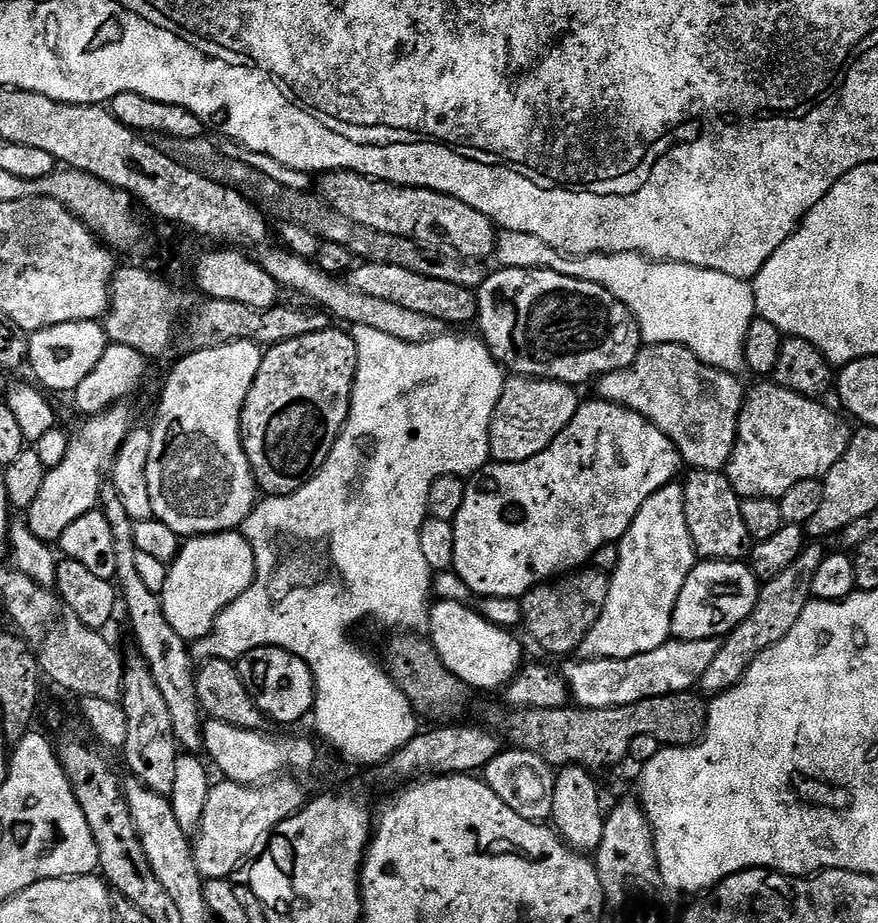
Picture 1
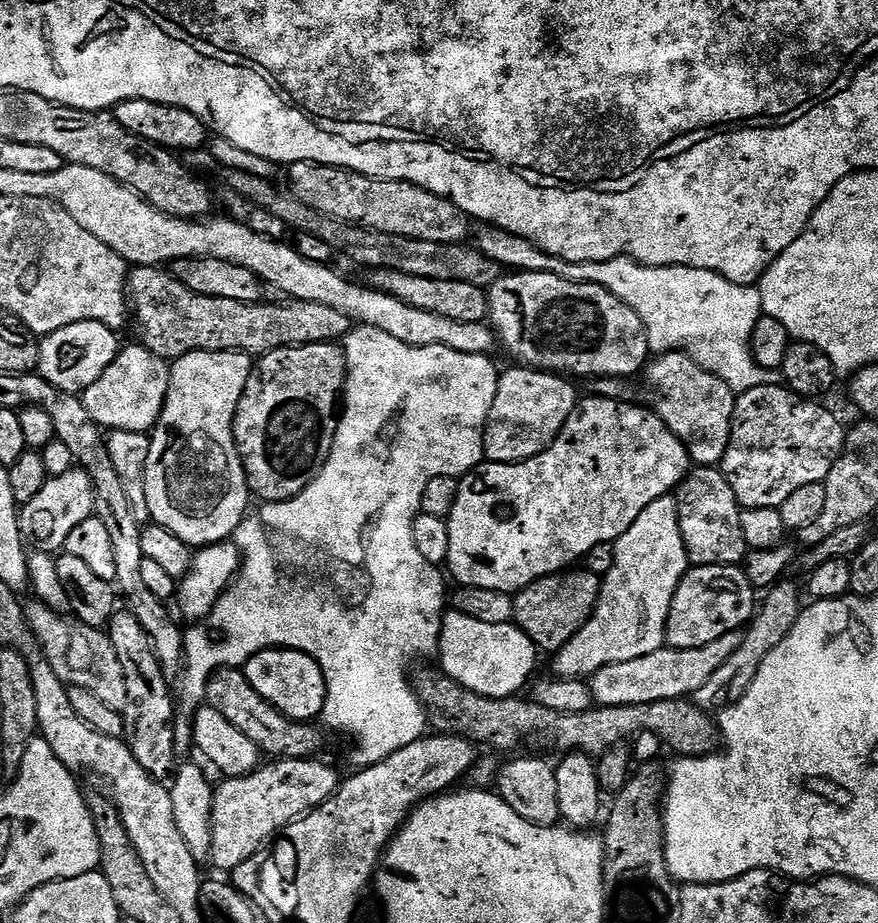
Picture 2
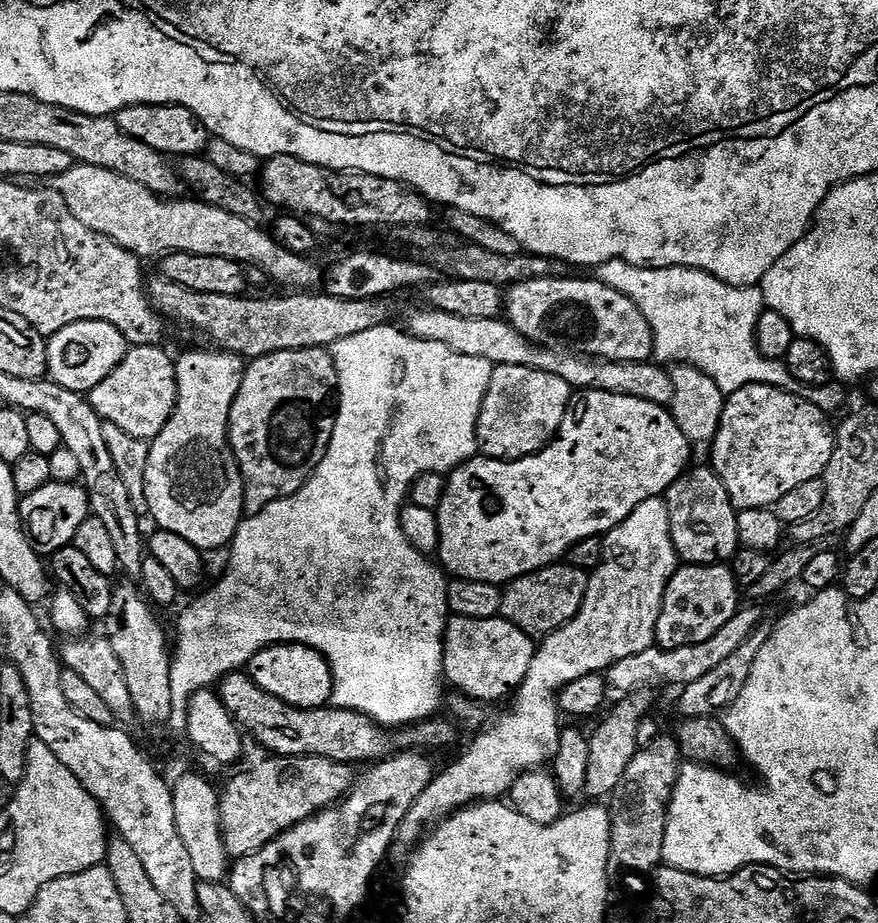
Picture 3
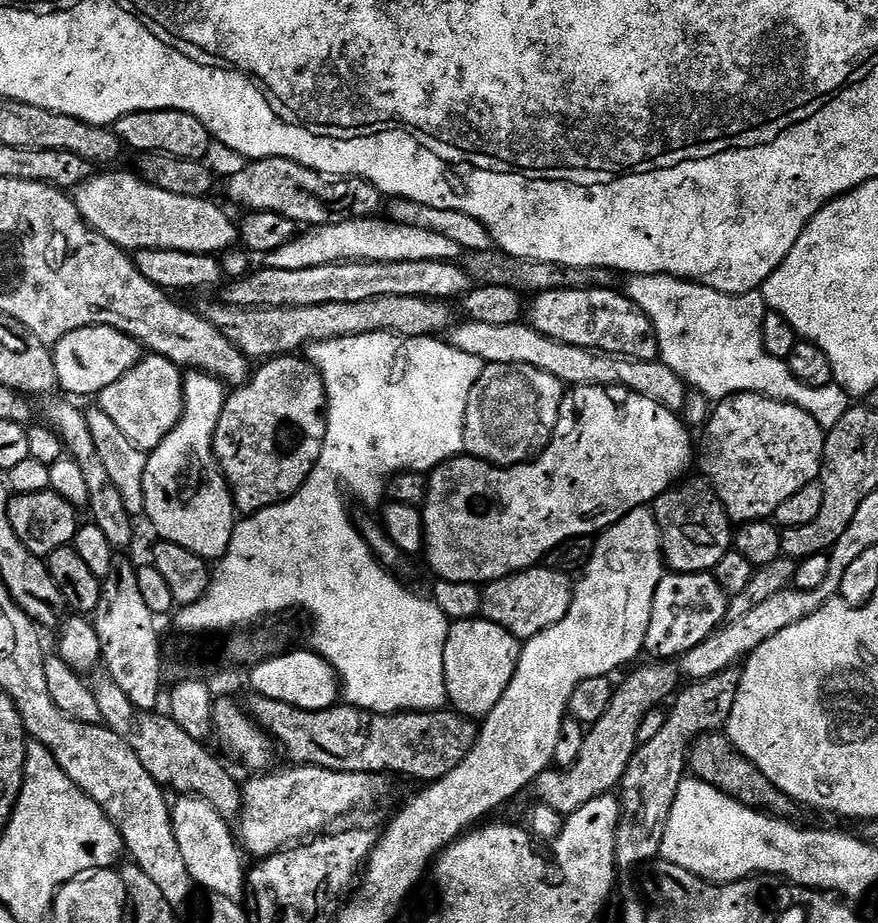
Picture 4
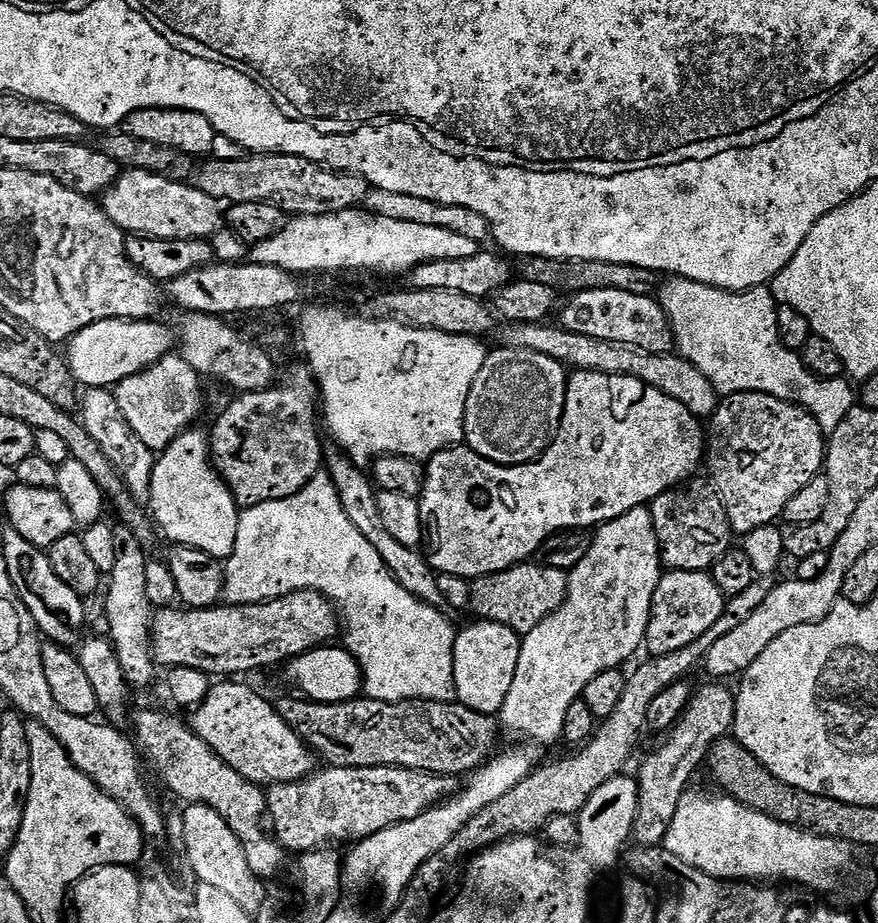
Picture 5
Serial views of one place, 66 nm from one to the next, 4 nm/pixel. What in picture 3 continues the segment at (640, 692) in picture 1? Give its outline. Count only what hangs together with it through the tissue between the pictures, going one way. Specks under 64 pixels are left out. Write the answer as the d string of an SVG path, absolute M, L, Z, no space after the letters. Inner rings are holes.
M748 606L741 607L739 612L714 634L714 638L706 638L706 642L686 646L678 650L664 651L655 646L642 650L642 654L622 658L614 667L609 668L606 679L613 689L616 688L620 694L638 691L640 688L652 688L656 684L697 684L703 681L706 674L723 669L727 665L730 657L737 655L743 649L753 632L761 623L760 616L754 609Z

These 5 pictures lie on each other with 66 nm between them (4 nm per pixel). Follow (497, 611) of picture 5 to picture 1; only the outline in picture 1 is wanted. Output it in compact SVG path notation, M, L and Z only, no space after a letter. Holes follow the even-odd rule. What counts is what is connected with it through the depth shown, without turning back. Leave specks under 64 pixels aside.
M580 570L575 574L565 575L563 578L553 579L546 584L538 584L522 597L524 609L523 627L528 627L528 632L552 656L564 656L567 652L575 653L585 634L592 629L594 622L600 616L600 611L608 597L609 577L602 571Z

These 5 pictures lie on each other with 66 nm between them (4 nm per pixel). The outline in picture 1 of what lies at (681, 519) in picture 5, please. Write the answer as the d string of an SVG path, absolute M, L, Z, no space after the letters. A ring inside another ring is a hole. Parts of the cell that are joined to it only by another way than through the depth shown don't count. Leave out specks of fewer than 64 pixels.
M689 471L688 481L683 481L684 505L686 506L686 526L690 530L692 545L696 547L697 557L704 560L739 560L743 561L750 552L750 537L746 530L746 521L742 519L741 497L732 489L732 483L723 471Z

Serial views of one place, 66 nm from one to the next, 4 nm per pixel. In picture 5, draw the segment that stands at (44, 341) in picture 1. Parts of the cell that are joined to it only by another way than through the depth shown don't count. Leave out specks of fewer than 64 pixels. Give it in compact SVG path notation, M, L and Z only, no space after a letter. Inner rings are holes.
M155 319L103 320L83 328L66 344L66 363L77 385L85 389L111 389L169 355L174 348L173 329L156 323L160 322Z

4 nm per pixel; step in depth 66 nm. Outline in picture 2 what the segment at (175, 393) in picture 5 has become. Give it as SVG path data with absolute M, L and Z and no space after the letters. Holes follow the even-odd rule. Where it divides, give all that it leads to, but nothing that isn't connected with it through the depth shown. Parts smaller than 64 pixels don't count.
M143 346L121 347L120 353L106 366L100 377L85 388L82 399L90 418L101 429L121 428L127 432L151 433L164 409L168 393L169 361Z

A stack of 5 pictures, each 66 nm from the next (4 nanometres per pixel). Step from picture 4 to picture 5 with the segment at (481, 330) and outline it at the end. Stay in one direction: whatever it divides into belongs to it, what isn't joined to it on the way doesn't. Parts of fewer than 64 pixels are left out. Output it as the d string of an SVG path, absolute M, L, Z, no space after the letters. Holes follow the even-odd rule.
M511 324L501 330L501 343L508 348L530 349L546 354L560 363L577 371L600 372L608 375L634 376L655 389L662 390L668 397L682 402L699 420L711 417L719 404L720 398L712 383L688 360L678 354L664 353L654 355L643 353L621 345L602 342L600 339L567 332L551 324Z

